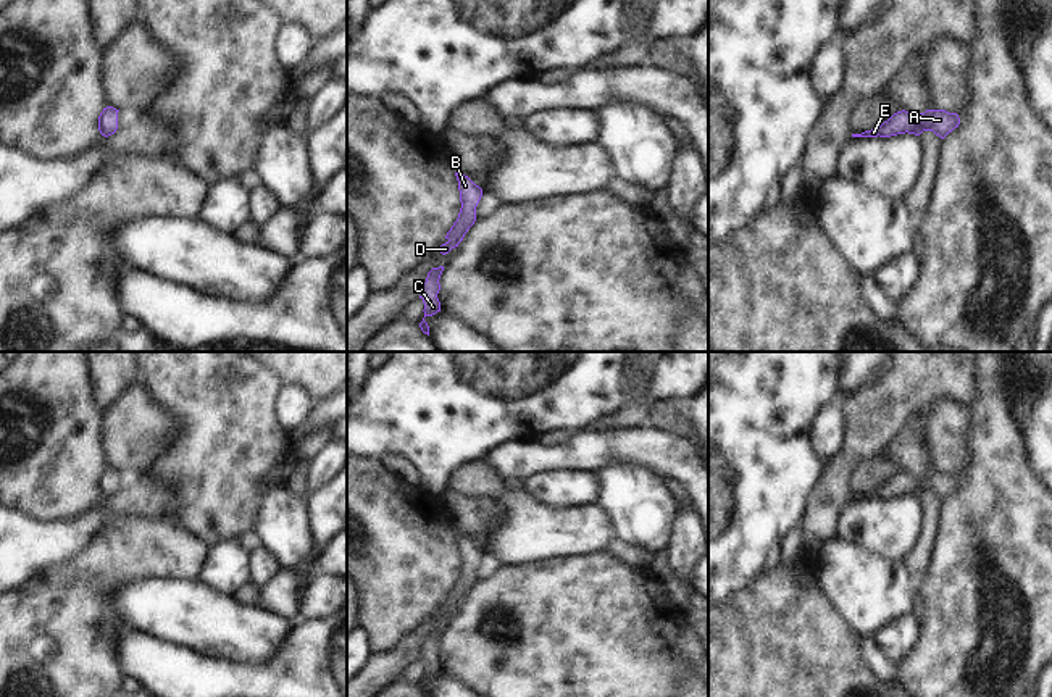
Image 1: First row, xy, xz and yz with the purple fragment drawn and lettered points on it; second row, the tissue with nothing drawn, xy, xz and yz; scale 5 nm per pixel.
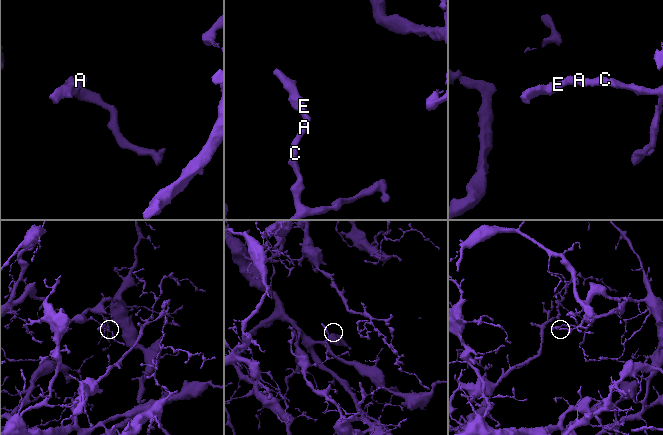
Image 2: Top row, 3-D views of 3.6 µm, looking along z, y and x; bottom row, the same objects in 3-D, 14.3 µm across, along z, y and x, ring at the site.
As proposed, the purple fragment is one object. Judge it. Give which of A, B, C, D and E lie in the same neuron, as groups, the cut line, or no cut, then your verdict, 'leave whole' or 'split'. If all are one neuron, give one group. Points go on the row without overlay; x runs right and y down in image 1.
A B C D E | no cut | leave whole

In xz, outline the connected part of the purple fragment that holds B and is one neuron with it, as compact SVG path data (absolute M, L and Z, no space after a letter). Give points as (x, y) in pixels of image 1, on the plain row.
M455 534L455 537L458 542L461 570L457 582L453 584L453 587L445 597L447 603L440 607L442 616L458 608L458 605L463 602L468 591L474 586L476 568L482 558L482 550L476 547L468 537L460 534Z

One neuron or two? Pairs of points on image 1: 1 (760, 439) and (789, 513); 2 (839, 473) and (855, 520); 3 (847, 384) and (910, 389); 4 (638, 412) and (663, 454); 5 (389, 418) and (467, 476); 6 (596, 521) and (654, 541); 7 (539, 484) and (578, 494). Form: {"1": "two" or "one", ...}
{"1": "one", "2": "two", "3": "two", "4": "two", "5": "two", "6": "two", "7": "one"}

